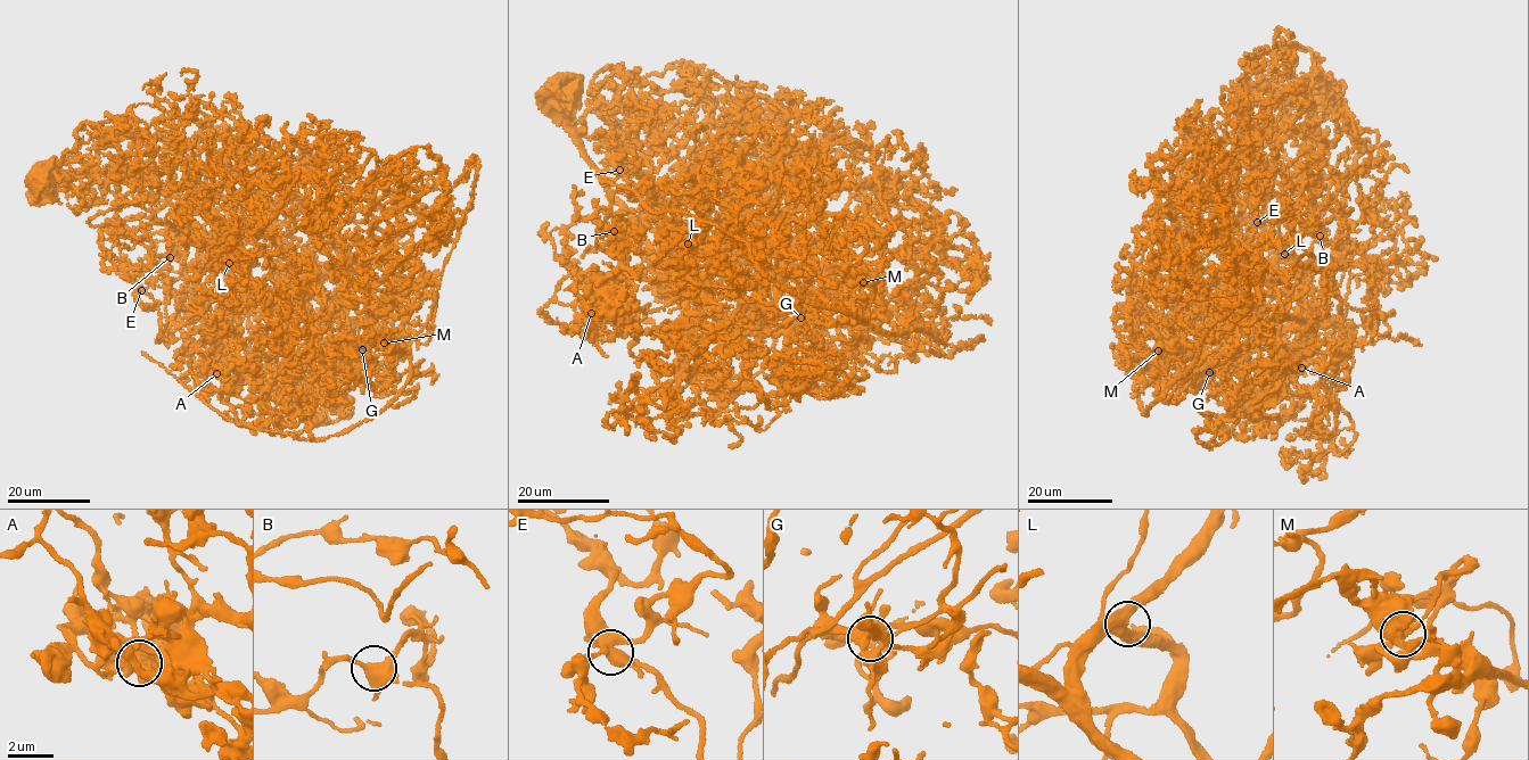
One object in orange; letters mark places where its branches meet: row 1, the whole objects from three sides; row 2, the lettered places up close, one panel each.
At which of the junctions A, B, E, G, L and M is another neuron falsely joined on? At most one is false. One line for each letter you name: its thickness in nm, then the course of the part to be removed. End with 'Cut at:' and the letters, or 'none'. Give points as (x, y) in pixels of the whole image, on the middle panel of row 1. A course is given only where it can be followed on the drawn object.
M: 500 nm | (862, 282), (873, 294), (863, 323), (766, 278), (746, 242), (710, 222), (651, 212), (631, 189), (598, 182)
Cut at: M

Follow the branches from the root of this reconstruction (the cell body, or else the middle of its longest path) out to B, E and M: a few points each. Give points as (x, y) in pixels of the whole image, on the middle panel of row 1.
B: (558, 101), (697, 322), (688, 284), (696, 245), (671, 247), (644, 221), (617, 250), (626, 237), (614, 231)
E: (558, 101), (697, 322), (696, 245), (671, 247), (644, 221), (608, 244), (611, 198), (631, 182), (619, 170)
M: (558, 101), (697, 321), (728, 338), (769, 306), (845, 322), (819, 323), (815, 304), (861, 302), (862, 282)

